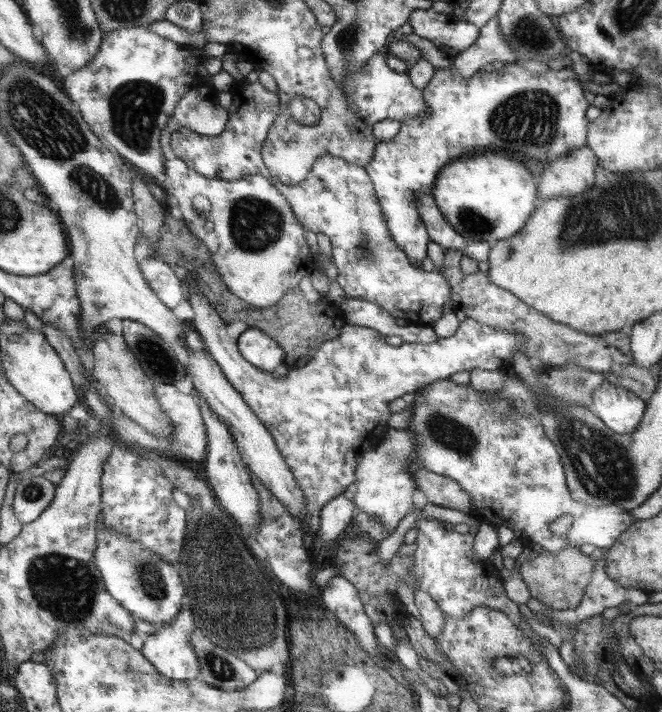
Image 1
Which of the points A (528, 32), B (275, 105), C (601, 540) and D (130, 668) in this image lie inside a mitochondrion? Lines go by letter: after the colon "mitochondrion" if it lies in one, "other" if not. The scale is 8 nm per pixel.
A: mitochondrion
B: other
C: other
D: mitochondrion

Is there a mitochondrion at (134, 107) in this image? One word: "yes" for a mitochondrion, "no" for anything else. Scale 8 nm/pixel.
yes

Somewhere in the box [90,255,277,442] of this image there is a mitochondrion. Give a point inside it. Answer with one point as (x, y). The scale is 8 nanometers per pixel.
(155, 356)

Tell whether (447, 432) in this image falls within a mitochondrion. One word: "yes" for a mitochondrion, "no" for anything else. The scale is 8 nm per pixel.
yes

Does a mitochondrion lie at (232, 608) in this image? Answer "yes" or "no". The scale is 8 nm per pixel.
yes

